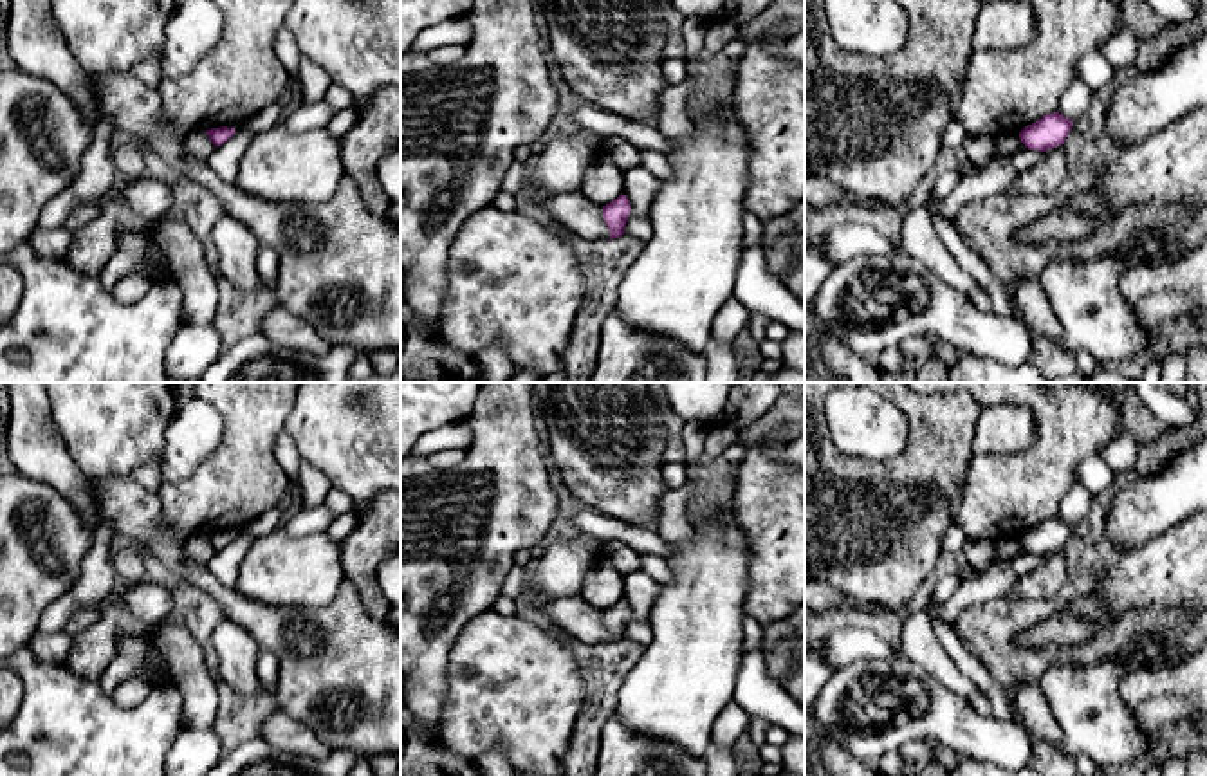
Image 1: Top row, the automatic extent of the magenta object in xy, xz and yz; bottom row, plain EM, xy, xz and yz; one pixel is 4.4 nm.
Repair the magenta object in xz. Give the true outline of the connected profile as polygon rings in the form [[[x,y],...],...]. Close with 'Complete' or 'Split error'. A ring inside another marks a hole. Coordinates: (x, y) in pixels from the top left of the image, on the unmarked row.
[[[622,597],[613,606],[603,610],[603,623],[610,633],[610,644],[624,639],[630,615],[630,605]]]. Complete

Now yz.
[[[1054,516],[1025,531],[1019,536],[1019,543],[1028,554],[1046,556],[1064,549],[1072,531],[1073,531],[1073,525],[1070,525],[1059,516]]]. Complete

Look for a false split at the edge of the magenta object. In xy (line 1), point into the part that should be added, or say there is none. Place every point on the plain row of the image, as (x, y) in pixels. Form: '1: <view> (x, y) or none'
1: none

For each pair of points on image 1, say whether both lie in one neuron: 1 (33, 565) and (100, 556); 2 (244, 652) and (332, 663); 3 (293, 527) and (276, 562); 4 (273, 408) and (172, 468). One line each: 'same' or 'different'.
1: different
2: different
3: different
4: different

